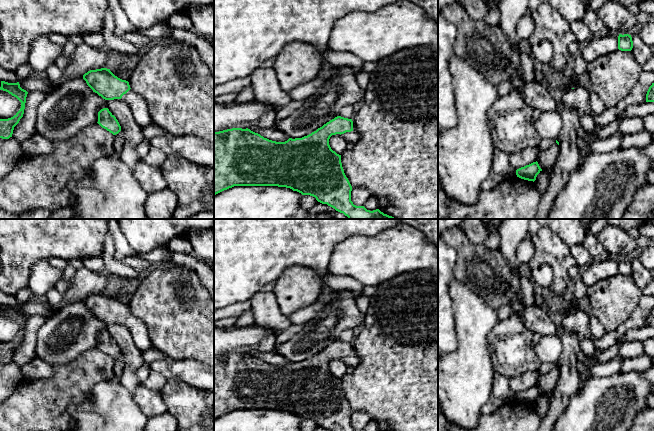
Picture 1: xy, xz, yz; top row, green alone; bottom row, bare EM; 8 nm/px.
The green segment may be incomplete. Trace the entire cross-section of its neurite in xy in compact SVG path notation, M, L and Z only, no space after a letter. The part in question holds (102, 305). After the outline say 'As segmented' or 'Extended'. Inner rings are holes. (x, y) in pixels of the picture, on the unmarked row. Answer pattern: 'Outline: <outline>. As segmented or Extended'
Outline: M110 293L90 294L83 299L87 309L105 324L121 323L126 326L138 349L153 348L145 323L130 312L129 306L115 300Z. Extended

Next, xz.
Outline: M341 340L307 360L285 366L269 364L248 352L214 356L214 419L234 410L278 410L313 420L330 431L364 431L351 425L352 410L344 397L341 379L329 369L330 361L336 358L354 368L359 363L352 343Z. Extended

